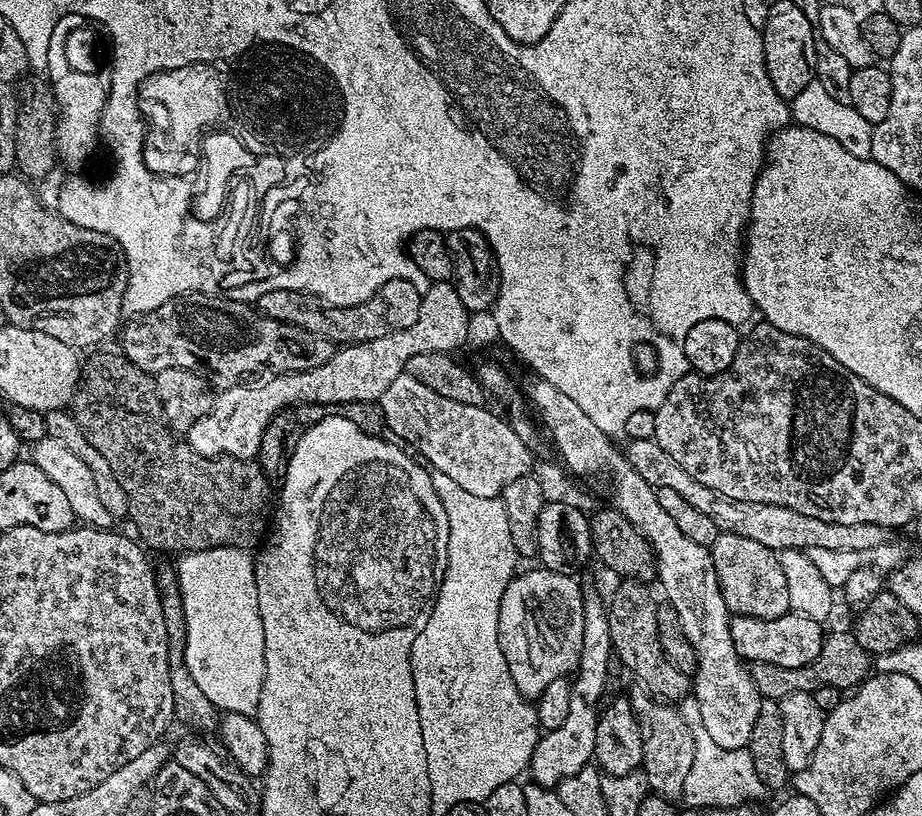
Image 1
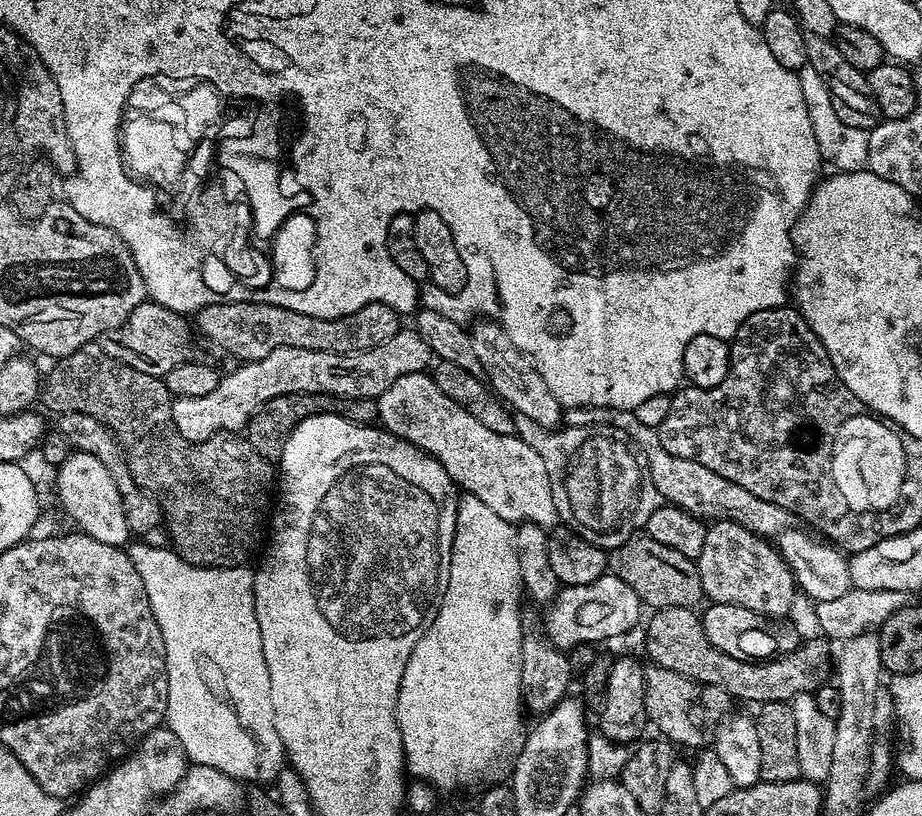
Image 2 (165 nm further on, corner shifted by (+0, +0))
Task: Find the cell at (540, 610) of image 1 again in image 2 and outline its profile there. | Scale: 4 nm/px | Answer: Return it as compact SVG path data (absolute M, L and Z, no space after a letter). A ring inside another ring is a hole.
M605 574L582 586L561 587L558 595L547 605L542 631L557 648L569 650L575 644L592 644L628 632L640 620L642 605L638 594L622 582L622 578Z

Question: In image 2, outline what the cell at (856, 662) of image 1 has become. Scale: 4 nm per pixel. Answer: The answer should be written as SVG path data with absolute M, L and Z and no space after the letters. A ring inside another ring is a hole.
M670 606L655 609L651 615L648 629L644 632L649 661L666 670L674 670L674 674L682 674L701 686L718 686L729 697L753 700L753 705L756 706L771 700L790 702L803 692L815 693L829 679L830 661L834 652L831 647L828 649L827 639L805 639L801 647L771 660L739 660L718 650L718 646L714 646L710 638L706 638L704 621L693 609Z

